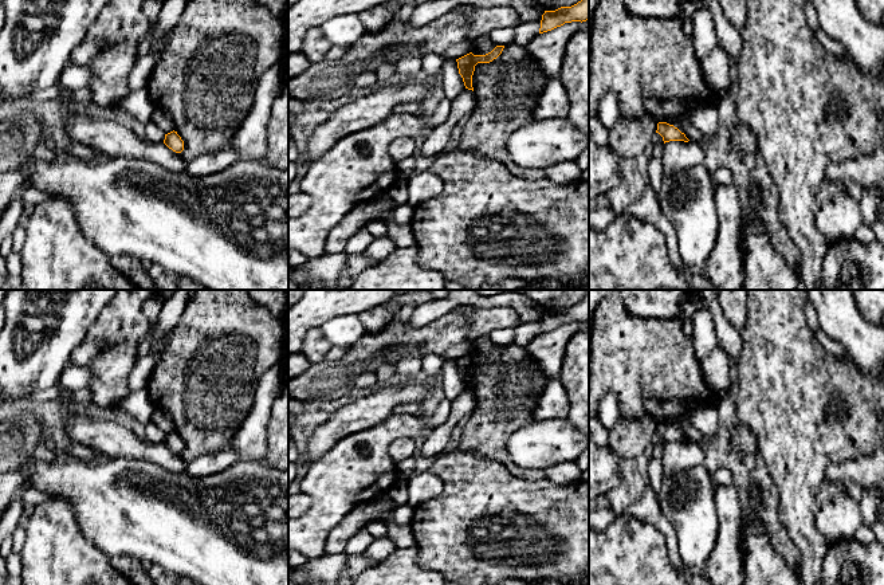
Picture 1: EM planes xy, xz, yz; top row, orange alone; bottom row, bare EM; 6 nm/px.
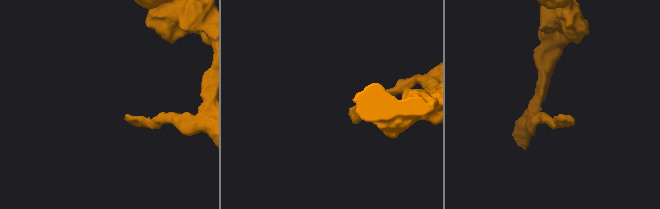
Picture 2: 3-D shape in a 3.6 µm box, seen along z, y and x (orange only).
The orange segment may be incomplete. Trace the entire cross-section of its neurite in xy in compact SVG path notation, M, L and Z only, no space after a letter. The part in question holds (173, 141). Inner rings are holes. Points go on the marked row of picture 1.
M170 131L165 134L164 144L176 153L181 153L184 150L184 141L177 134L177 131Z

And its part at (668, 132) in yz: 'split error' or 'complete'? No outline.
complete

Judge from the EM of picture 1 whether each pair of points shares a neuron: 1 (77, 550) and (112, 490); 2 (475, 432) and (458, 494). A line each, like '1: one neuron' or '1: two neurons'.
1: two neurons
2: two neurons

